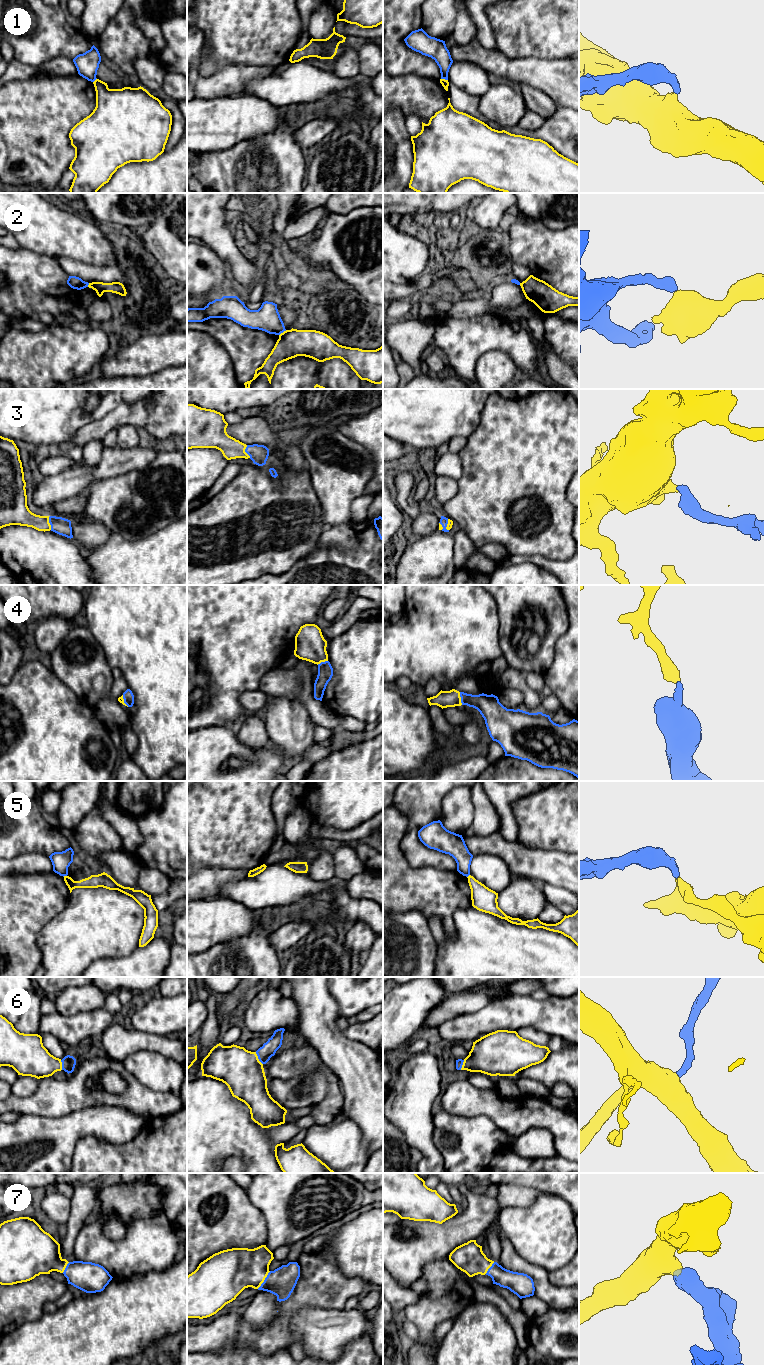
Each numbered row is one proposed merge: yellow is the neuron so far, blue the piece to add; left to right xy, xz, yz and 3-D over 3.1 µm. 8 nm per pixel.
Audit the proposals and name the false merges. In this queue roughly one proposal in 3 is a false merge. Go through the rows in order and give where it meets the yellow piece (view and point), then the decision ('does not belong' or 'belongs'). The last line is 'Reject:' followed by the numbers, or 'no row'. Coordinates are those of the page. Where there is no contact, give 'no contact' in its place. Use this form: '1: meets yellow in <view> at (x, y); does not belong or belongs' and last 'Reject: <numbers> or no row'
1: meets yellow in yz at (444, 79); does not belong
2: meets yellow in xz at (283, 332); does not belong
3: meets yellow in xy at (49, 523); belongs
4: meets yellow in yz at (460, 698); belongs
5: meets yellow in xy at (64, 876); does not belong
6: meets yellow in xz at (257, 1058); belongs
7: meets yellow in xz at (264, 1279); belongs
Reject: 1, 2, 5

